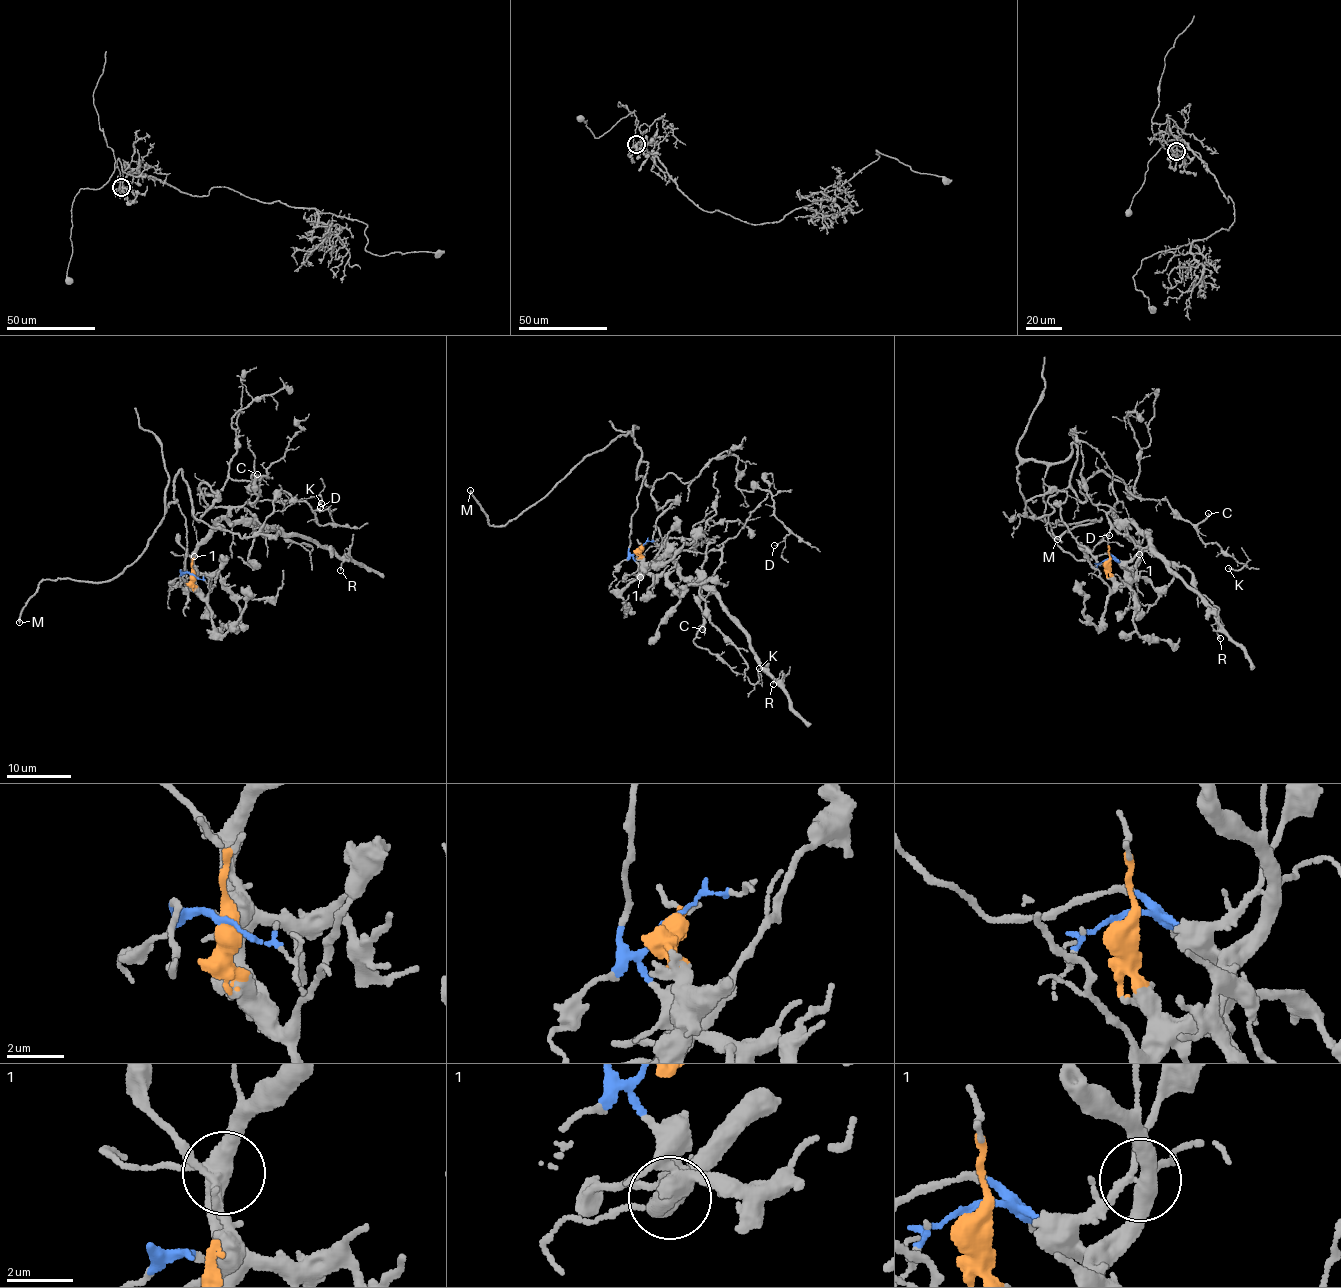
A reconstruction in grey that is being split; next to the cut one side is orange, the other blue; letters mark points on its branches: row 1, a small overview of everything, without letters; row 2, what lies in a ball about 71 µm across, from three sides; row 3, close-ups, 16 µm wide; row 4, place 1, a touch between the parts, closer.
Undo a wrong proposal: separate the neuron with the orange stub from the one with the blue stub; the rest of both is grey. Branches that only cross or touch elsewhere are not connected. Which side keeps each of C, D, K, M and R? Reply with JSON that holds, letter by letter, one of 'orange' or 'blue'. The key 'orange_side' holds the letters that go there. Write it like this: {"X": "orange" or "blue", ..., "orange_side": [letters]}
{"C": "blue", "D": "blue", "K": "blue", "M": "blue", "R": "orange", "orange_side": ["R"]}

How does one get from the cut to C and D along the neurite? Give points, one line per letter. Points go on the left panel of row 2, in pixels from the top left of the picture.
C: (191, 575), (180, 586), (179, 472), (198, 521), (215, 495), (199, 486), (266, 476), (253, 488), (258, 474)
D: (191, 575), (180, 570), (180, 586), (179, 472), (193, 514), (244, 539), (274, 492), (333, 524), (321, 508)

